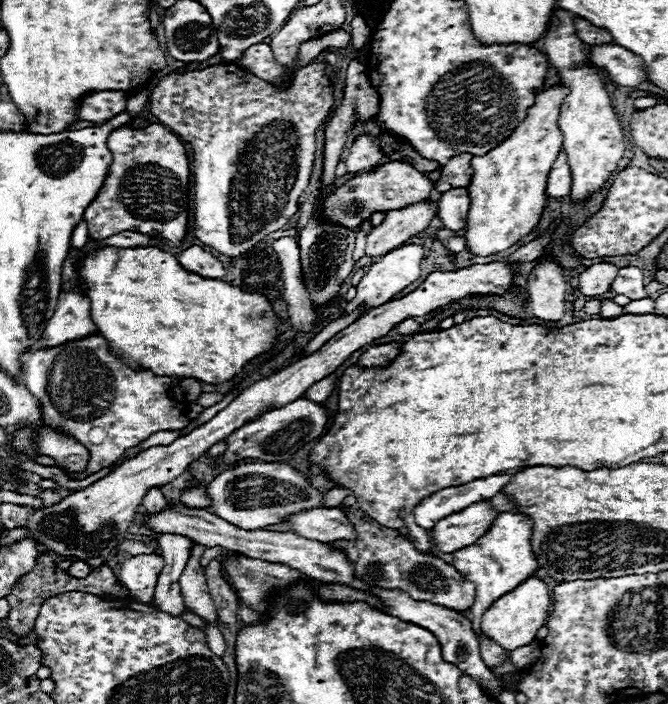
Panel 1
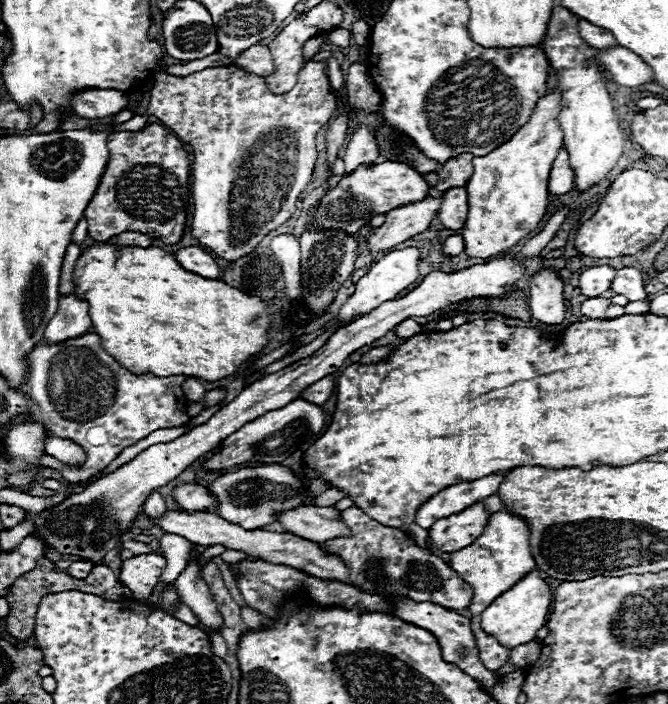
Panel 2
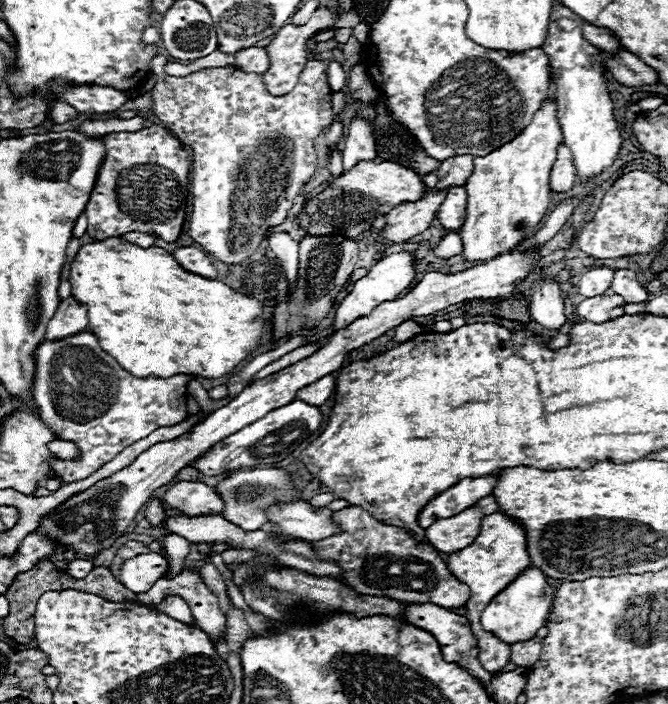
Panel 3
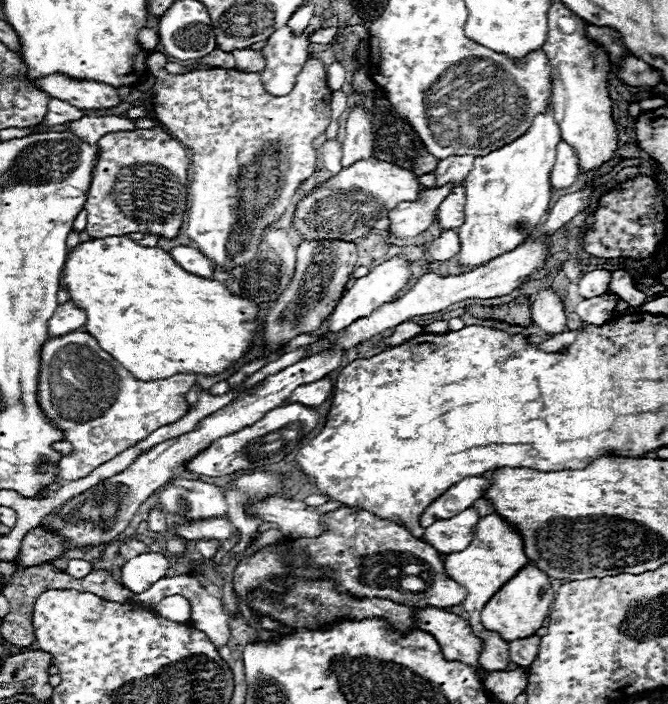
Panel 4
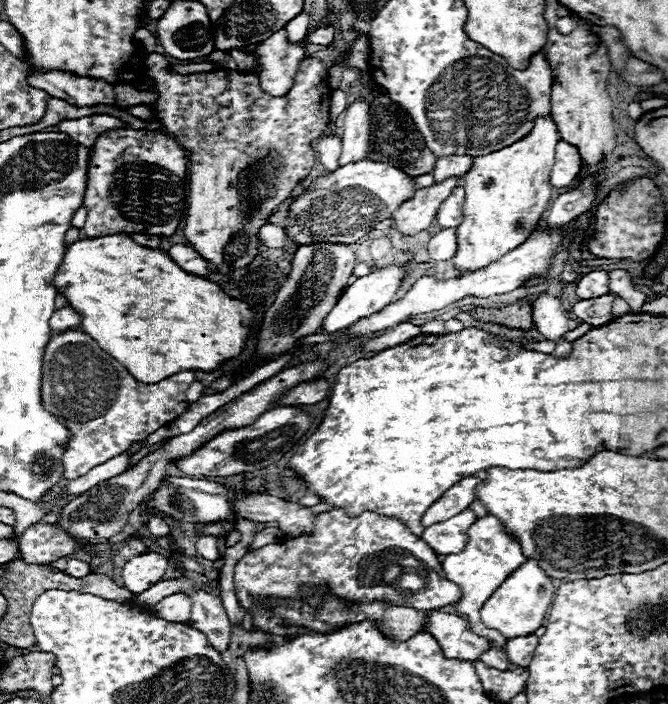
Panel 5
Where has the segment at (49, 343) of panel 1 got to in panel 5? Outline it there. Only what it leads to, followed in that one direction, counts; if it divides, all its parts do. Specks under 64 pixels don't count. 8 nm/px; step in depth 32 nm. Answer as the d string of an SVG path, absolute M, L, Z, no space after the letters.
M70 304L62 306L60 310L56 310L50 318L50 330L52 334L60 334L60 332L66 332L66 330L74 330L82 324L82 314L76 312Z

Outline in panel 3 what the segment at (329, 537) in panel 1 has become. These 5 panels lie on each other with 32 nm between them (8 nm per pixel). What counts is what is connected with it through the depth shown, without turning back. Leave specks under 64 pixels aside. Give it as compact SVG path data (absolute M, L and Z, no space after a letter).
M296 502L294 506L268 508L270 522L282 526L286 536L302 538L302 540L324 540L328 536L338 534L342 528L332 522L332 510L314 508L306 502Z

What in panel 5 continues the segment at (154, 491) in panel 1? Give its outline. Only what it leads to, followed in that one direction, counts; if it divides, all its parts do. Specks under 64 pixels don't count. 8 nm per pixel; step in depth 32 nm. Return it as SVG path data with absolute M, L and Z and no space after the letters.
M152 512L148 518L148 530L156 536L166 536L170 534L170 526L166 522L166 518L160 512Z

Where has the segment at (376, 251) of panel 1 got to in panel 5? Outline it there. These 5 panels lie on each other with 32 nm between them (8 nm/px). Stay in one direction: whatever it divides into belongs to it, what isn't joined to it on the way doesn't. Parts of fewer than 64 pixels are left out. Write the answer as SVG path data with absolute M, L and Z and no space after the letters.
M450 178L442 184L416 190L416 196L412 200L402 202L392 212L392 228L396 228L402 236L414 236L426 230L434 222L438 206L450 196L450 190L454 186L458 186L458 180Z

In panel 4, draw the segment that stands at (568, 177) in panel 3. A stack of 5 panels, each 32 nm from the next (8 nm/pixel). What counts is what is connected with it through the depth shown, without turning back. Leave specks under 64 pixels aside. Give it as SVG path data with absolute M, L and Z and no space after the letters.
M560 142L556 150L556 164L550 174L550 186L556 190L566 190L574 184L576 176L578 176L578 160L574 156L574 150L566 142Z

